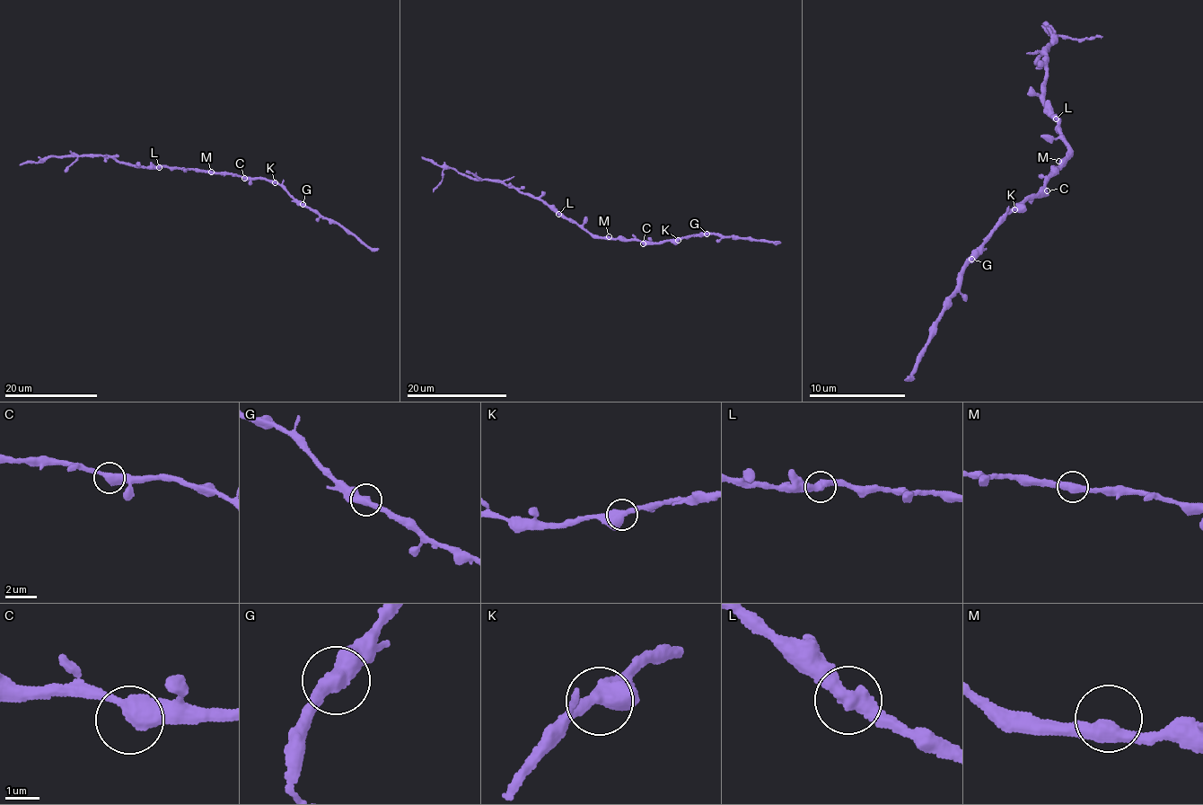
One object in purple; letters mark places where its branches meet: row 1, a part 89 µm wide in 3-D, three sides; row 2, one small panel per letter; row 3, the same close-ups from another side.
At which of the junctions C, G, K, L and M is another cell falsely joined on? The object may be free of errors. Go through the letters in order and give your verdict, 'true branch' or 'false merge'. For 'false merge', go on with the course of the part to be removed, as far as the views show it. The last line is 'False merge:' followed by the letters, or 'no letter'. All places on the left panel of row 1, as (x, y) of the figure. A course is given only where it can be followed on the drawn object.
C: true branch
G: true branch
K: true branch
L: true branch
M: true branch
False merge: no letter

